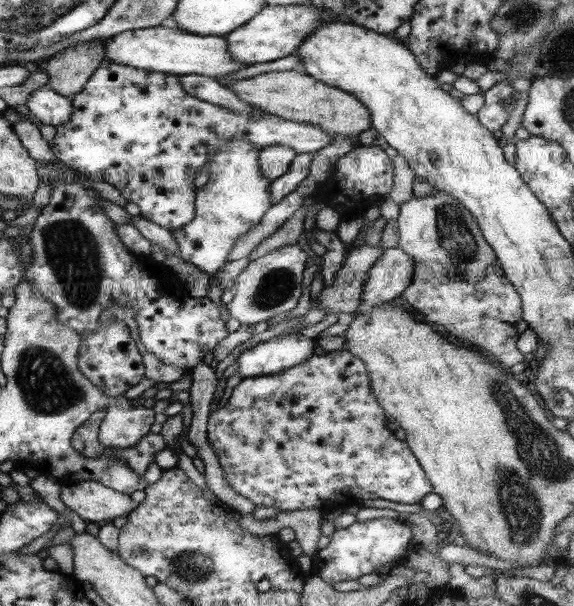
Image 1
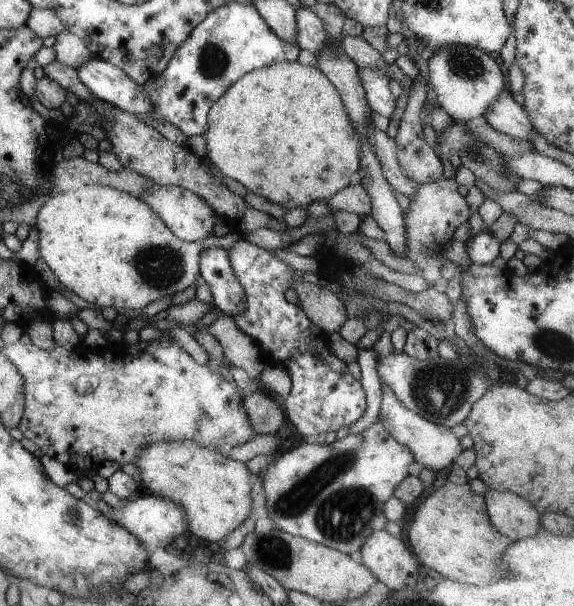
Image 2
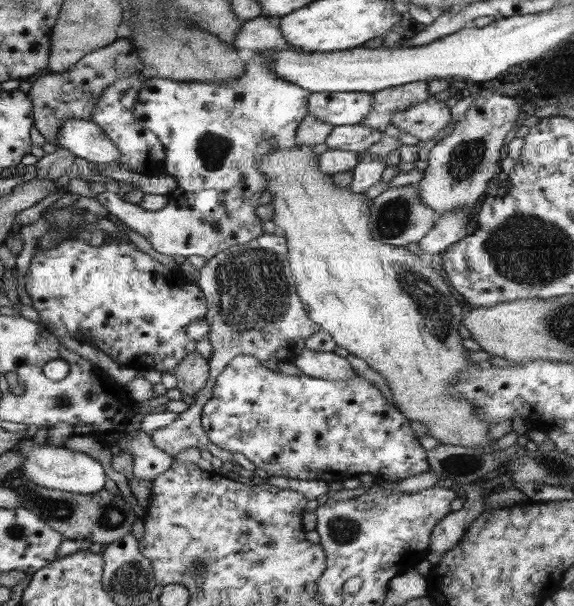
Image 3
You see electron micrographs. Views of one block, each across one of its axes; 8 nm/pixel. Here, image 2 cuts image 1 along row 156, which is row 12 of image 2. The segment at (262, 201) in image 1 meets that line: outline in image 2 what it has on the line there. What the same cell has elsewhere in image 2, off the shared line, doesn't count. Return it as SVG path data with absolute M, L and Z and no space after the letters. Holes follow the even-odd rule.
M234 1L223 4L209 12L208 16L192 29L187 39L175 50L174 56L159 76L144 84L145 91L149 96L149 103L153 108L151 115L158 120L174 124L188 137L194 134L203 135L209 127L207 116L210 107L225 93L225 90L240 80L240 77L253 70L274 63L296 60L300 50L298 45L291 45L280 38L266 24L252 3Z

